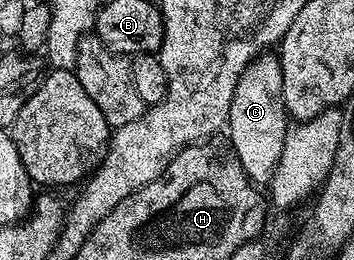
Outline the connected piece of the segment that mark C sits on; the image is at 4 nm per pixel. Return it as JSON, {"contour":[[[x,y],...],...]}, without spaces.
{"contour":[[[262,53],[243,69],[235,85],[235,97],[231,97],[231,109],[227,124],[228,142],[239,157],[239,165],[247,177],[258,185],[270,182],[279,165],[284,139],[291,126],[291,120],[283,101],[283,69],[276,54]]]}

